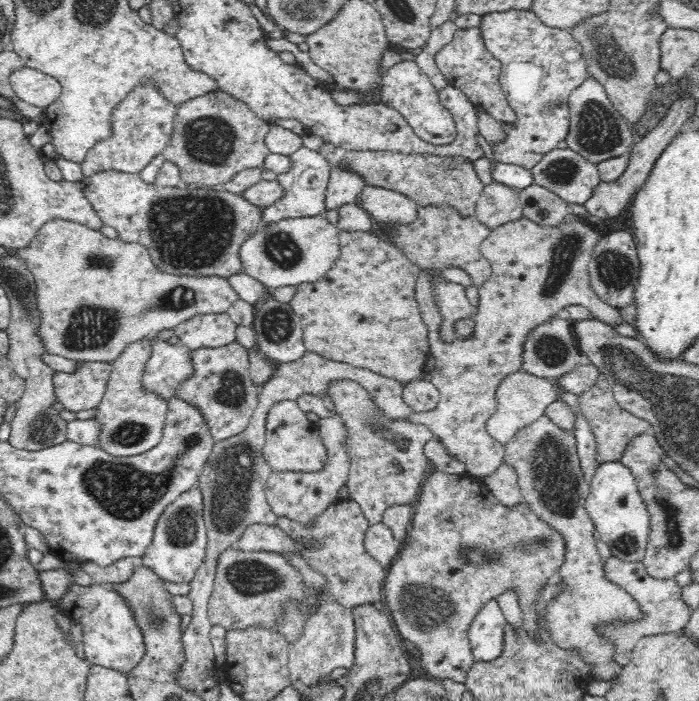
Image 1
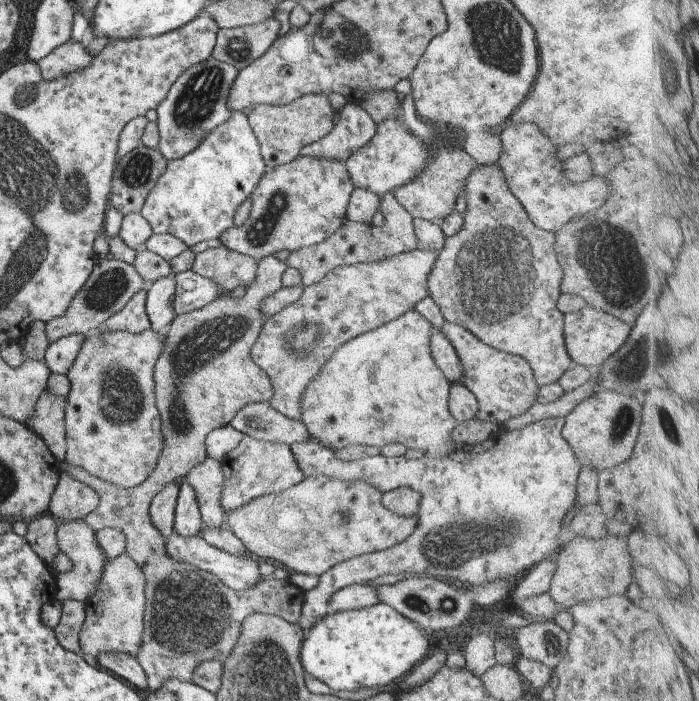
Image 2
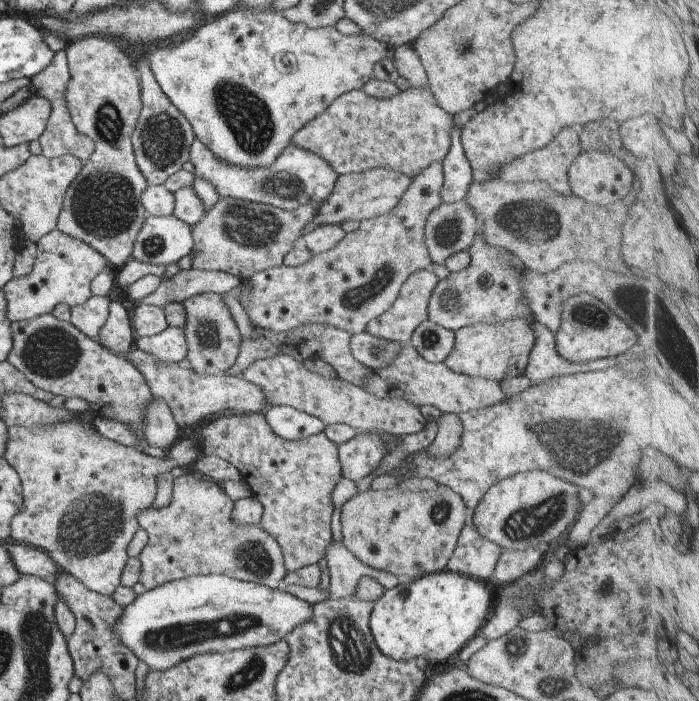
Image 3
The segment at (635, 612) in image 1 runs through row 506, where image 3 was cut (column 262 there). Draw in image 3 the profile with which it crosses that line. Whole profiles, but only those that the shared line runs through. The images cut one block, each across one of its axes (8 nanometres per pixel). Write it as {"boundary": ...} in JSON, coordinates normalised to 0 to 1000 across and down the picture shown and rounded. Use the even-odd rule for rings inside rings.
{"boundary":[[[272,672],[246,686],[246,712],[235,726],[207,726],[197,736],[197,748],[212,769],[197,790],[200,817],[197,830],[209,843],[239,829],[263,826],[279,820],[312,819],[332,826],[359,829],[386,840],[401,839],[409,820],[406,799],[399,777],[368,749],[338,749],[329,740],[333,712],[320,703],[318,690],[306,686],[279,686]]]}

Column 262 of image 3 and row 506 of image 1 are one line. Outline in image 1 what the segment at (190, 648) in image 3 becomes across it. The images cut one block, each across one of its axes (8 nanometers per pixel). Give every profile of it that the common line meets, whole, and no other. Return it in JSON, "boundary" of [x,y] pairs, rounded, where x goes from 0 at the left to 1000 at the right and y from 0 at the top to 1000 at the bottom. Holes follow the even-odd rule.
{"boundary":[[[888,658],[857,660],[843,688],[837,723],[858,770],[868,776],[877,795],[894,802],[921,799],[931,757],[928,730],[897,665]]]}

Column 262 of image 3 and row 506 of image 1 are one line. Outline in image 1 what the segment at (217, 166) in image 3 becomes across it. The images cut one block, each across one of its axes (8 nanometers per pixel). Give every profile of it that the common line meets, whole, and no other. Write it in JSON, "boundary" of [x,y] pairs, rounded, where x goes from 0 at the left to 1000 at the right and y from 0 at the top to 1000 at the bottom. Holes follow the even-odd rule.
{"boundary":[[[285,692],[269,696],[255,706],[222,746],[217,773],[197,797],[235,829],[270,832],[290,805],[296,776],[296,749],[290,740],[290,705]]]}

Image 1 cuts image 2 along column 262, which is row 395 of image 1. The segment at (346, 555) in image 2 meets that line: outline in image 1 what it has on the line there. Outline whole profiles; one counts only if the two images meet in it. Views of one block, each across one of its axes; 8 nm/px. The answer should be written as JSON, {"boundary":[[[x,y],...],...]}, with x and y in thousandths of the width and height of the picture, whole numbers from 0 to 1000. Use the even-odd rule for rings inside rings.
{"boundary":[[[738,528],[718,539],[710,553],[711,585],[697,601],[695,613],[707,628],[724,633],[744,612],[758,608],[781,591],[785,576],[801,571],[801,552],[794,542],[764,536],[750,528]]]}

